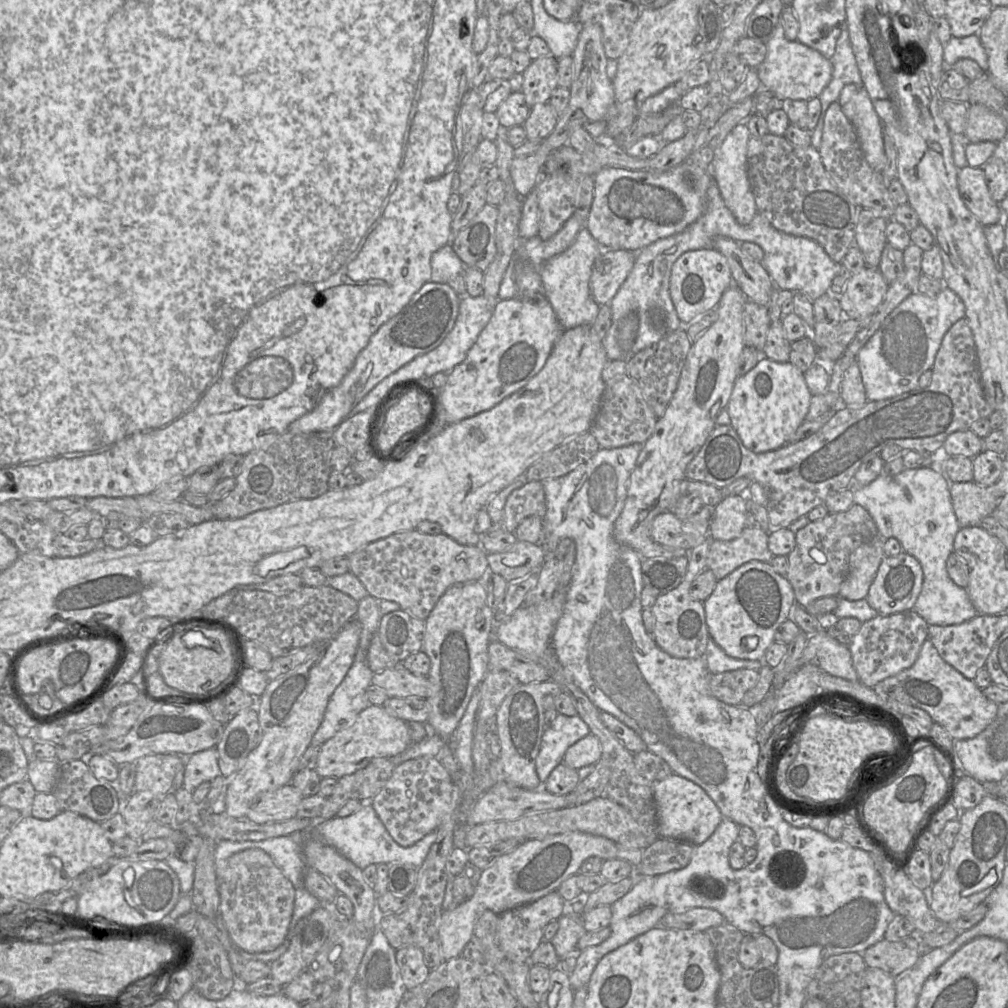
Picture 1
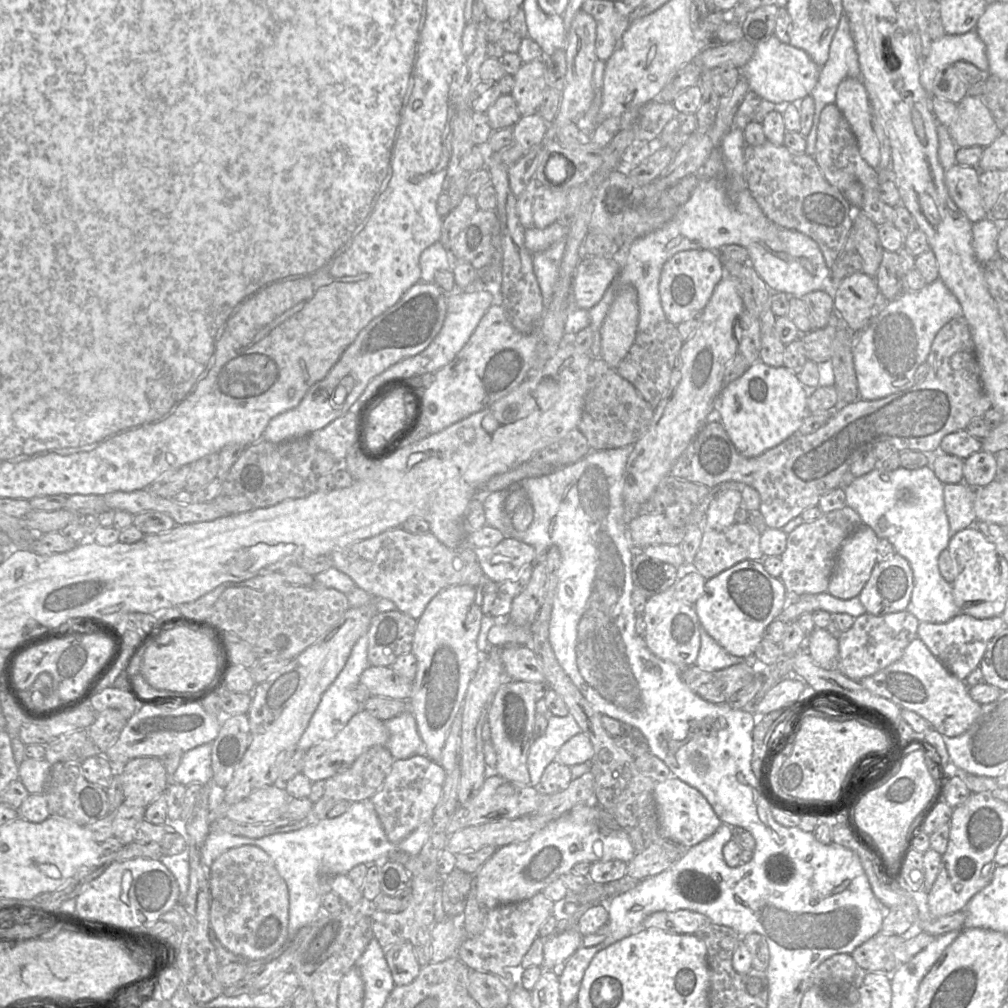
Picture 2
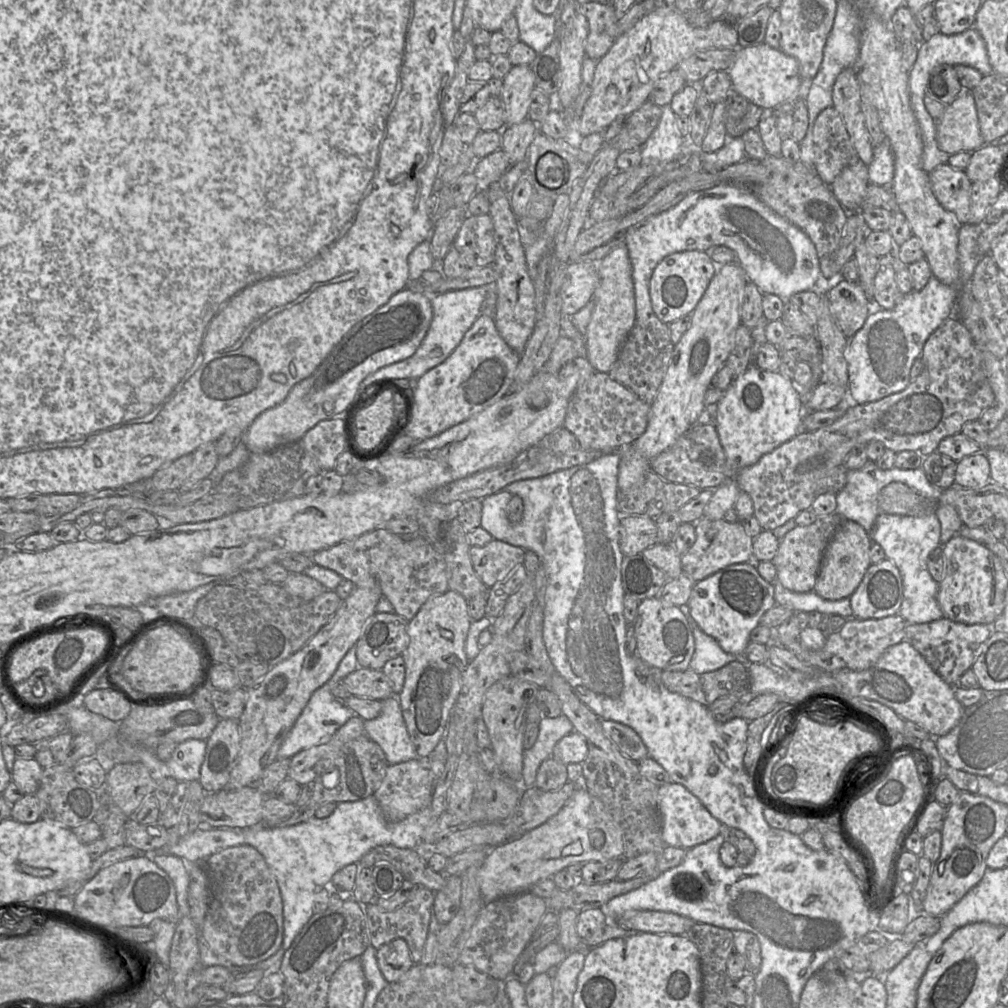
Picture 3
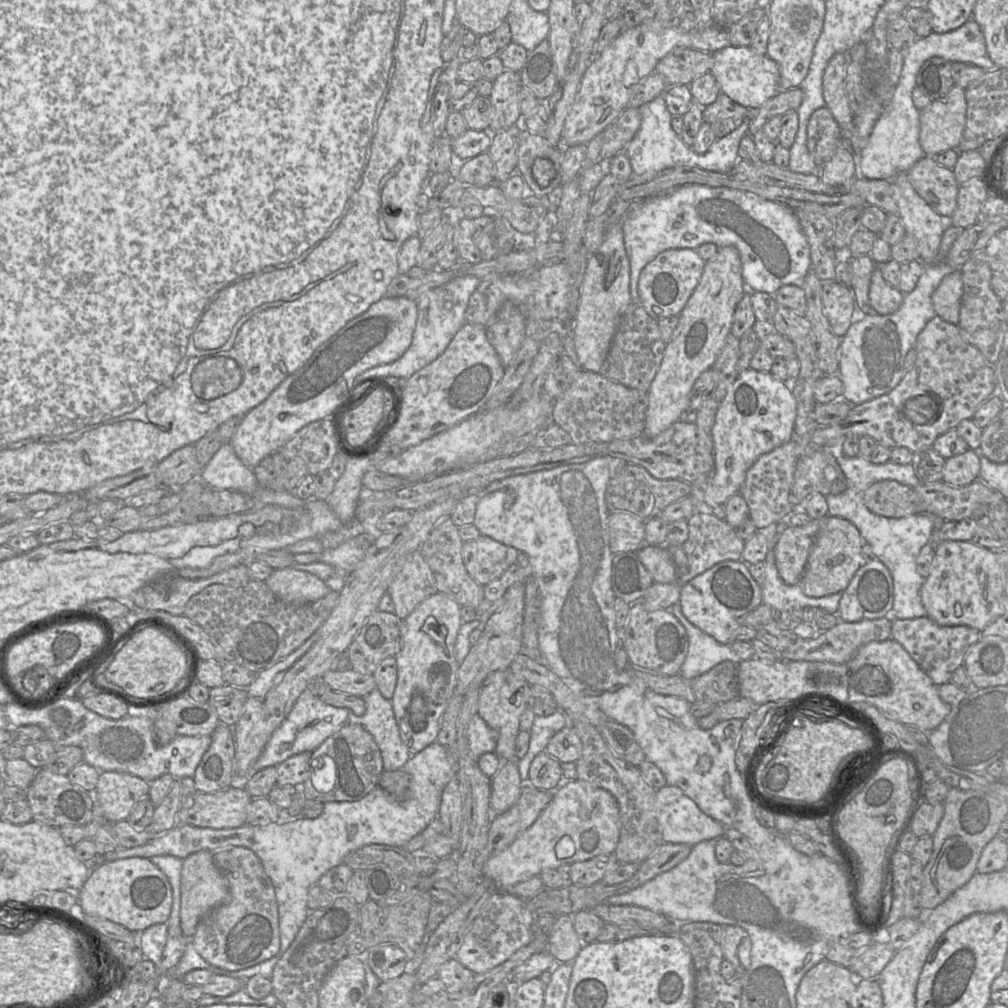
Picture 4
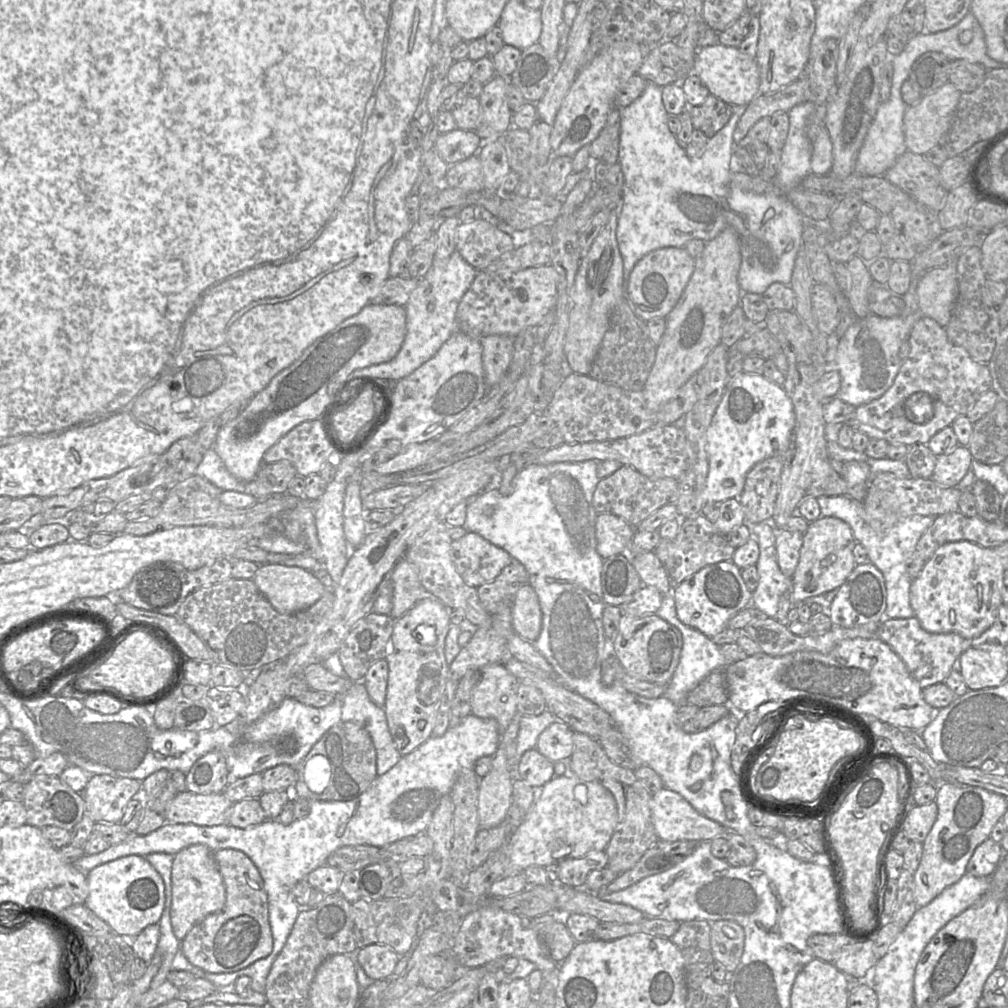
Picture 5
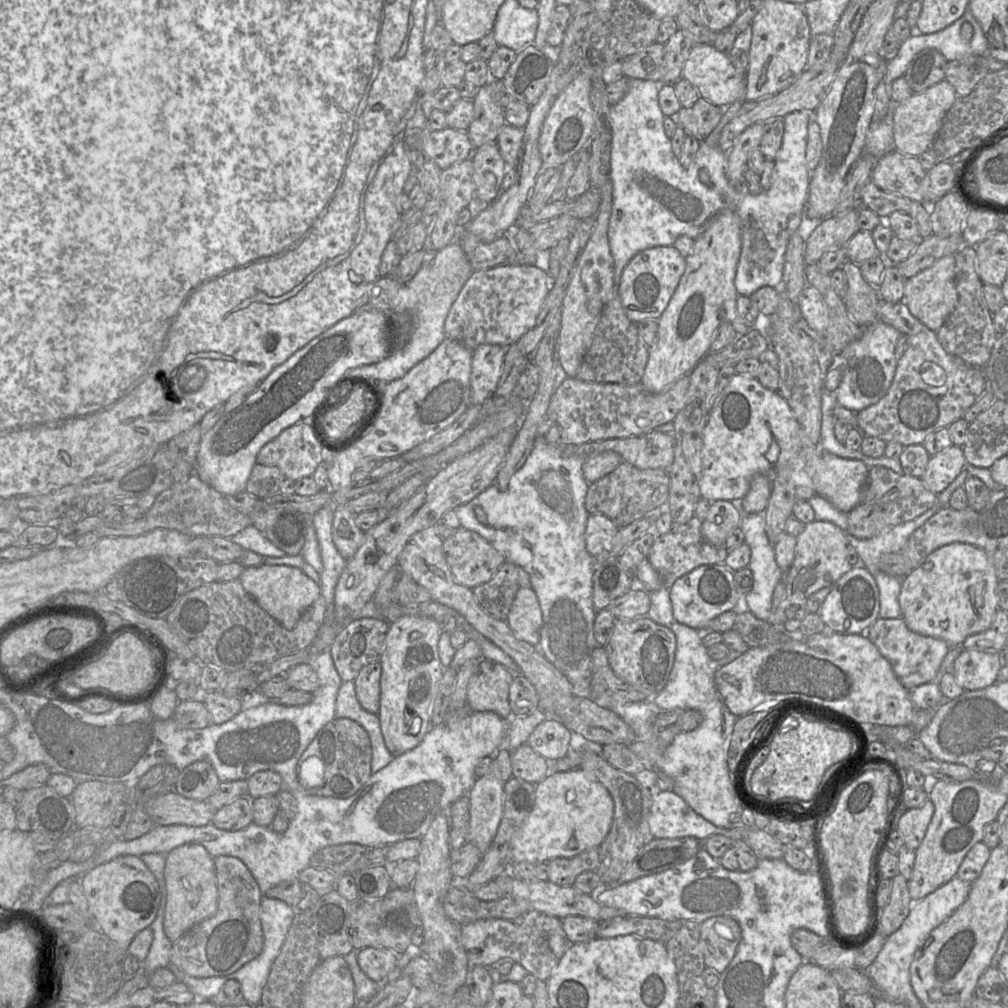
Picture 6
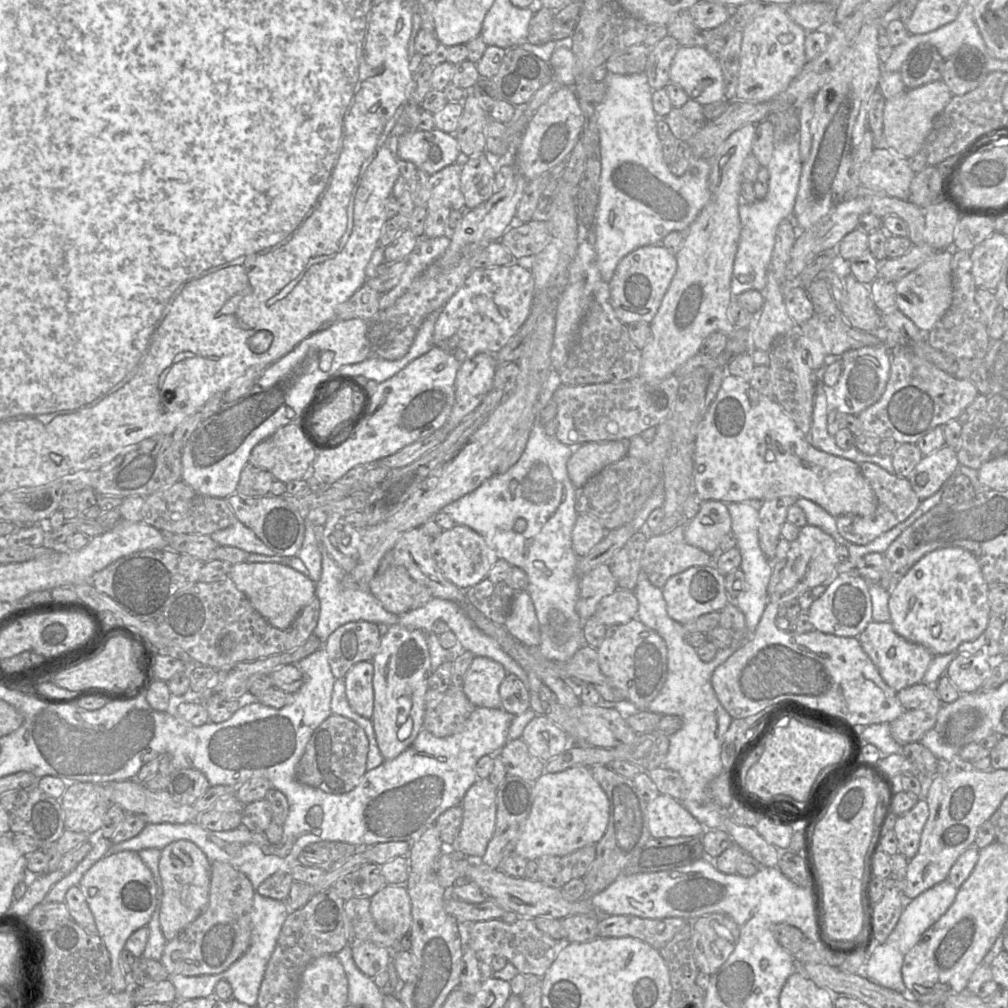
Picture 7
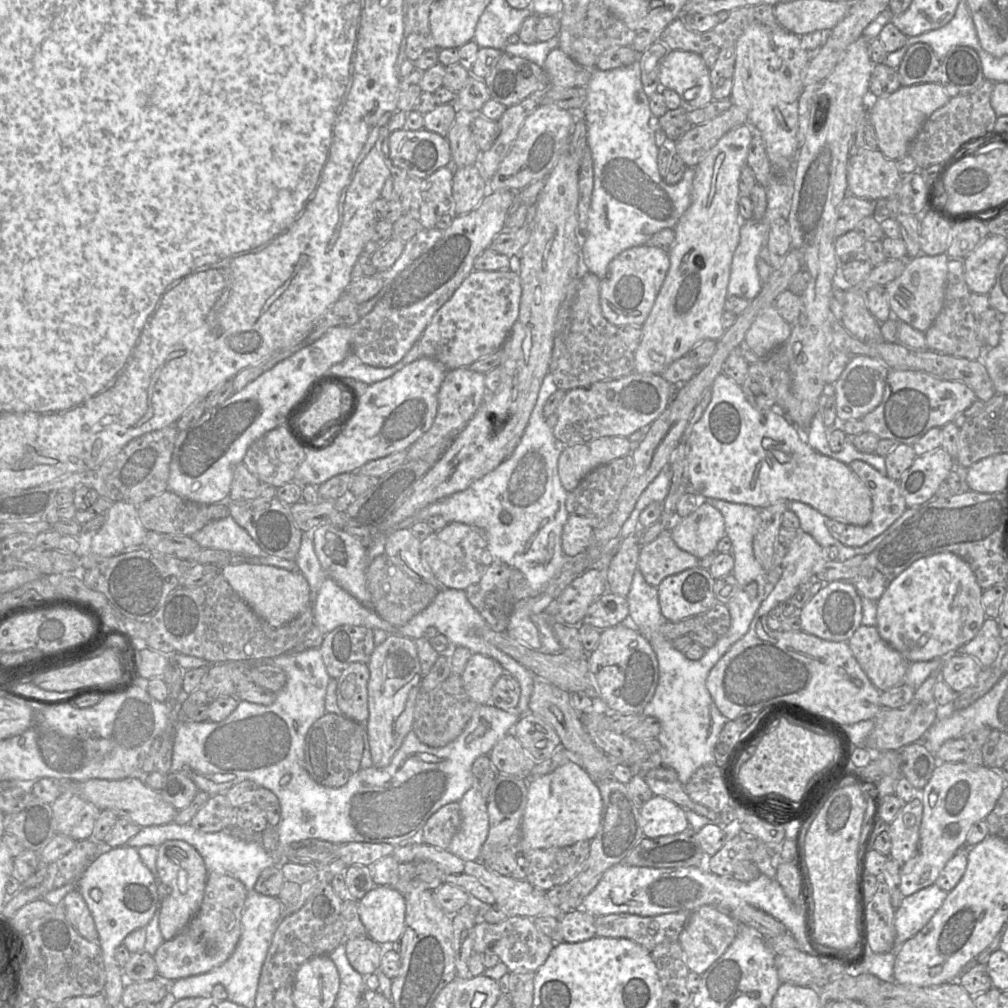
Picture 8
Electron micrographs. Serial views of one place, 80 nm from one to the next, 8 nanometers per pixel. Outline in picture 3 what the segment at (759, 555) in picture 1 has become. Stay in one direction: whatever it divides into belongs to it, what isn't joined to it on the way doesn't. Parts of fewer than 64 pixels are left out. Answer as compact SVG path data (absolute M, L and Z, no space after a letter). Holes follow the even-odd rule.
M703 516L695 523L695 532L695 543L681 555L683 573L694 582L703 580L729 565L754 561L753 538L745 532L740 521L711 520Z

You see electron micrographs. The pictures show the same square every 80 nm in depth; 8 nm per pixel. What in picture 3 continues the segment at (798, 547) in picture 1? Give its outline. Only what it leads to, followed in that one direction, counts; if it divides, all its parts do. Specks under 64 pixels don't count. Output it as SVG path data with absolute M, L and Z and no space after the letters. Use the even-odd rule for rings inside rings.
M837 512L819 516L809 525L796 525L780 539L772 562L777 569L776 578L784 588L800 593L813 591L826 547L844 520Z

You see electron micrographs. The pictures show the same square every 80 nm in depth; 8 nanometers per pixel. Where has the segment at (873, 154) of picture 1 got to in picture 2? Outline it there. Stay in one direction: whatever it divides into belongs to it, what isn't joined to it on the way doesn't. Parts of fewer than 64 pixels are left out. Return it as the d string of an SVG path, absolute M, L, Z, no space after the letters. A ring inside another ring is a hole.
M845 78L836 91L835 105L849 123L861 157L874 169L880 164L879 142L873 129L872 109L860 78Z

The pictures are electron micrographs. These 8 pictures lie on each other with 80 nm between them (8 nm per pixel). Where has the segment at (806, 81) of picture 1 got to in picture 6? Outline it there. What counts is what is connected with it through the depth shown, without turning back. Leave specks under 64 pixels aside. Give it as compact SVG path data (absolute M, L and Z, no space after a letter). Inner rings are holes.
M695 45L682 69L681 78L695 86L700 97L715 106L728 106L736 101L743 101L746 84L745 74L739 73L728 55L716 50L713 45Z

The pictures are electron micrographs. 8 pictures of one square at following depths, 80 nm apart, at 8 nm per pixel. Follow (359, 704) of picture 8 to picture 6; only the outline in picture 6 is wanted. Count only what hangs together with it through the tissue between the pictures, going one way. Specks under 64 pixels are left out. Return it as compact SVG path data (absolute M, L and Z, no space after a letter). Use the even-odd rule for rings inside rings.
M373 662L364 666L353 680L361 707L372 714L378 714L380 708L381 674L380 662Z

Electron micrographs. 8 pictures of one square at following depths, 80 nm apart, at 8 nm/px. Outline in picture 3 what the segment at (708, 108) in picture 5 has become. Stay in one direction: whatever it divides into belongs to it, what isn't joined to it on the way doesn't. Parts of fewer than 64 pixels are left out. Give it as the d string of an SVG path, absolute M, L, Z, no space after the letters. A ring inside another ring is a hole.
M730 93L724 101L728 137L741 137L747 130L756 129L763 112L765 115L773 115L771 113L773 108L759 107L736 93Z

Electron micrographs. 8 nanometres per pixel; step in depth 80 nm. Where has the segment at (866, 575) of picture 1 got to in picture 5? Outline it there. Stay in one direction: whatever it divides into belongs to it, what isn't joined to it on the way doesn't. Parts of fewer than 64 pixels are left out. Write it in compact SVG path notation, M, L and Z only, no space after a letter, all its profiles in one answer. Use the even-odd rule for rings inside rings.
M820 517L811 522L803 533L800 557L792 576L789 600L793 604L805 603L810 597L838 589L856 567L853 549L857 544L851 527L835 517Z

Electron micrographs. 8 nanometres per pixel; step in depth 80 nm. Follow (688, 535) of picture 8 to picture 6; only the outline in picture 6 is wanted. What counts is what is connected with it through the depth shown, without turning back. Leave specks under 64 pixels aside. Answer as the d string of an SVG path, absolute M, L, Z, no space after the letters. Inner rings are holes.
M728 500L712 501L706 518L702 520L703 539L714 546L724 546L727 536L739 527L742 516L743 512L737 503Z

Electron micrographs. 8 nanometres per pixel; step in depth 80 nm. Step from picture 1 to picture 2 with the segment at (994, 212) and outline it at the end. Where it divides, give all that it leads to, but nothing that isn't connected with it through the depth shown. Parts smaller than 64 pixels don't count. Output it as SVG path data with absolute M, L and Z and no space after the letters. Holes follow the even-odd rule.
M955 165L945 170L949 196L971 223L987 218L980 195L979 169Z

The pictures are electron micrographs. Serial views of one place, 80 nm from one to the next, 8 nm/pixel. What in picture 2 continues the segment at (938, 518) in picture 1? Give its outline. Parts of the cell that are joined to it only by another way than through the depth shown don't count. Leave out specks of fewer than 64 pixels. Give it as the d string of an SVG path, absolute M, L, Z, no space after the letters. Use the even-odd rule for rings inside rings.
M900 466L893 471L884 471L875 467L867 474L854 478L843 488L846 506L859 514L862 525L869 526L879 539L888 540L895 553L908 561L913 573L914 587L906 611L920 622L945 623L960 614L959 608L954 603L951 584L942 577L938 568L938 557L947 549L951 538L944 506L943 487L944 484L929 466L918 469L905 469Z

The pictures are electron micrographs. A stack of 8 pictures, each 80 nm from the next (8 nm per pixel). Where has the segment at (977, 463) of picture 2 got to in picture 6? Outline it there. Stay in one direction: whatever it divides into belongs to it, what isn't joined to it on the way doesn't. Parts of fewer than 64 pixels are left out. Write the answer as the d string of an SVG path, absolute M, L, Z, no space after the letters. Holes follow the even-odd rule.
M952 445L930 457L925 474L920 479L929 491L938 494L945 490L966 466L962 447Z

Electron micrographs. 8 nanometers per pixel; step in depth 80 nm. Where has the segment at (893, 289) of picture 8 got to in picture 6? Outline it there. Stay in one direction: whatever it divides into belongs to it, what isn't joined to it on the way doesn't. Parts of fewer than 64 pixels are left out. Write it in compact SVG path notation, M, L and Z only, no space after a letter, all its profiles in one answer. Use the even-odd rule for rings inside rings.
M952 254L938 259L932 266L905 281L902 302L916 319L934 332L941 328L957 301L955 257Z

